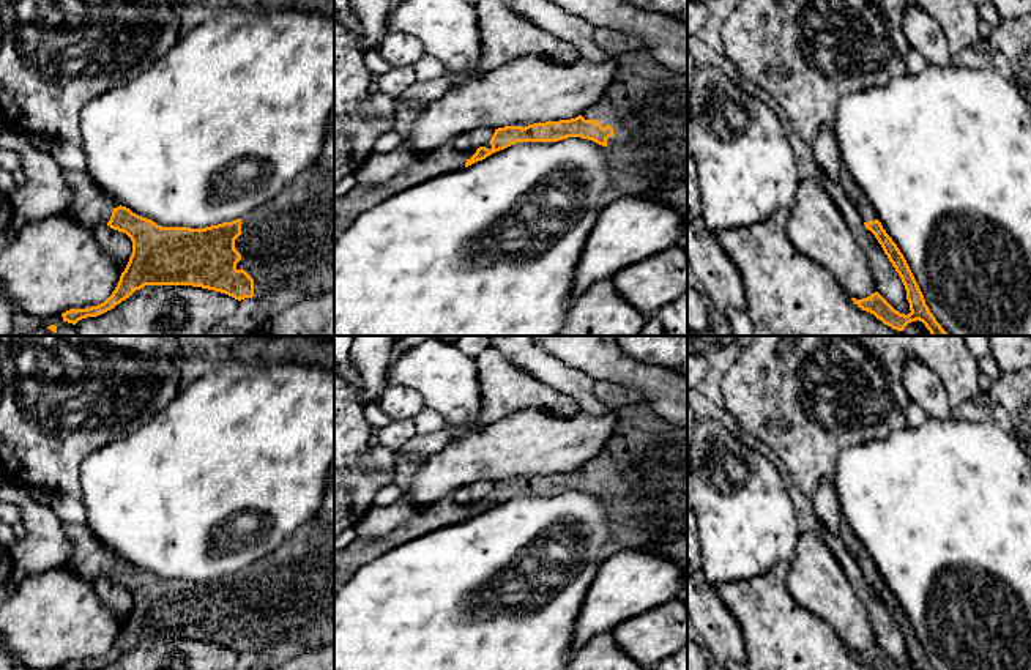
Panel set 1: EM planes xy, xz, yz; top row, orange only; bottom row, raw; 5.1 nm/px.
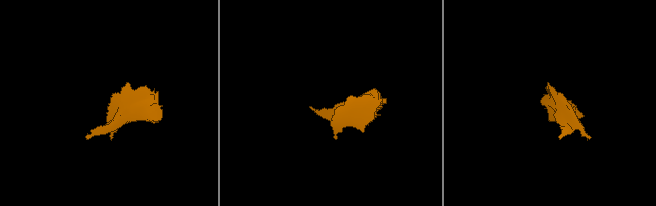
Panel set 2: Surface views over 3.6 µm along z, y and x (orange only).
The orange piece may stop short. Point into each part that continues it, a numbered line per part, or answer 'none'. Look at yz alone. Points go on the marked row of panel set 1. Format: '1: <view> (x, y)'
1: yz (855, 194)

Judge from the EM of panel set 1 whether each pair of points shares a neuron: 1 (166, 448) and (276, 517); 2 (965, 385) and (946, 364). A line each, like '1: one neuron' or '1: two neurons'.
1: one neuron
2: one neuron

